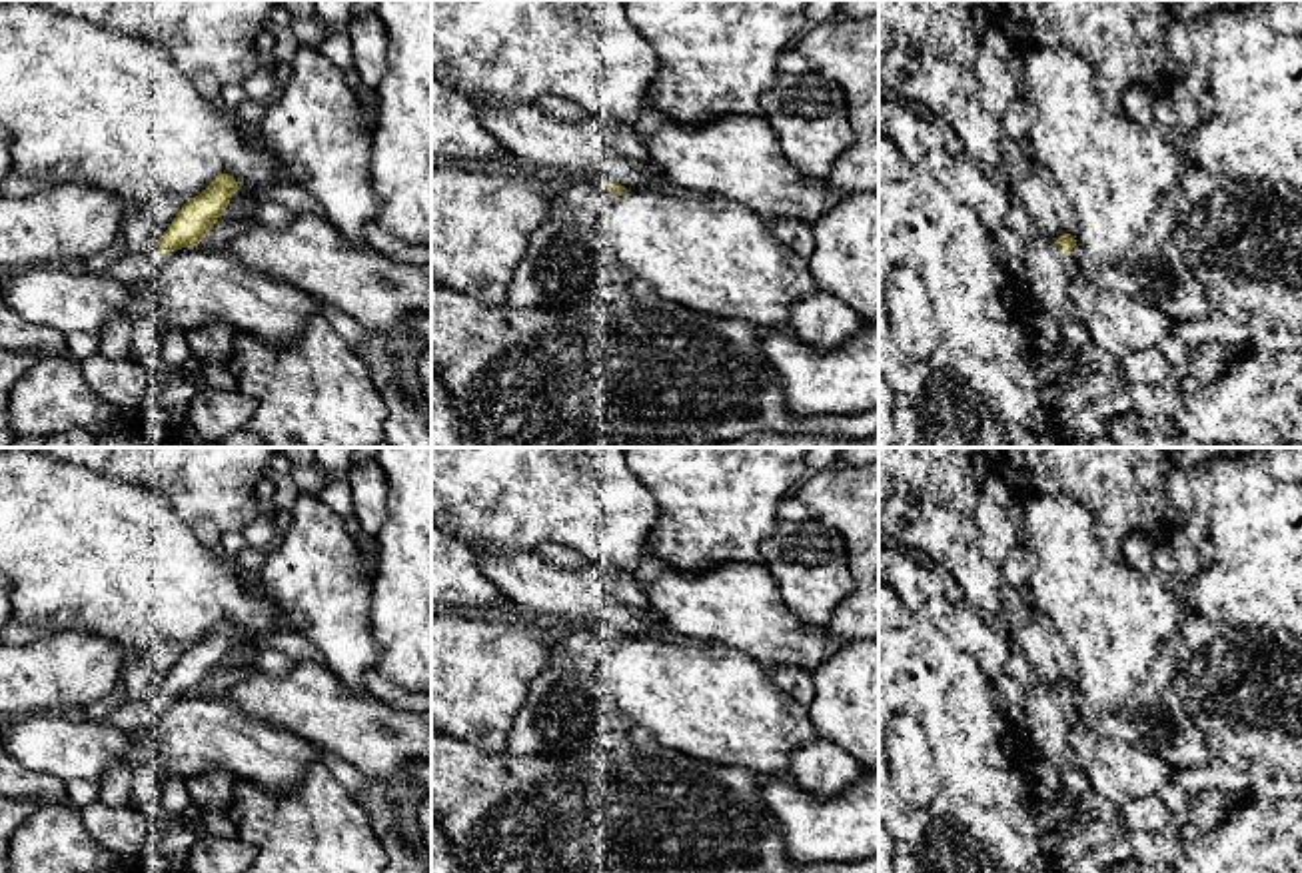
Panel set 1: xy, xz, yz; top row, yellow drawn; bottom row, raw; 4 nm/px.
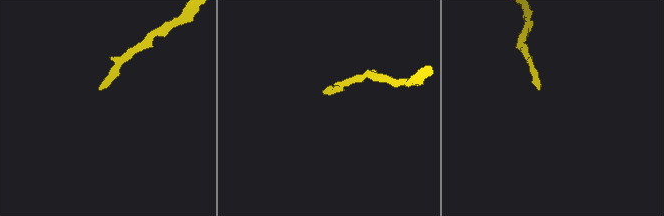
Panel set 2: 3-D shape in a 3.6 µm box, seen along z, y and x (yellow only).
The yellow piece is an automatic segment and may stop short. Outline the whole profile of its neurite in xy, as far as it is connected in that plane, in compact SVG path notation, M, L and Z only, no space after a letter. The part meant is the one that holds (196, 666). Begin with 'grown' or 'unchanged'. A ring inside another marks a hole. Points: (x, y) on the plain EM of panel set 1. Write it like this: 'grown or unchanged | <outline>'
unchanged | M218 623L200 643L182 653L164 683L158 687L158 699L170 701L198 693L224 663L230 645L236 639L238 629L234 623Z

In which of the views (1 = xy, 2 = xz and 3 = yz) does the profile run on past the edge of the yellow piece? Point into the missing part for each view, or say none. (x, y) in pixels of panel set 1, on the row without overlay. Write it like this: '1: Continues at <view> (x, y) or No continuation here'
1: No continuation here
2: No continuation here
3: No continuation here

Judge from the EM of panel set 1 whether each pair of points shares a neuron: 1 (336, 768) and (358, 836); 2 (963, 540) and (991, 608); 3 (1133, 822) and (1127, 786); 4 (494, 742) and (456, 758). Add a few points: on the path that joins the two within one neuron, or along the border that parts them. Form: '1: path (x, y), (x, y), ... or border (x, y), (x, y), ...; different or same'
1: border (296, 790), (304, 774), (320, 762), (352, 794); different
2: path (963, 556), (983, 592); same
3: border (1153, 794), (1139, 796), (1119, 810); different
4: border (452, 736), (490, 752), (506, 750); different

